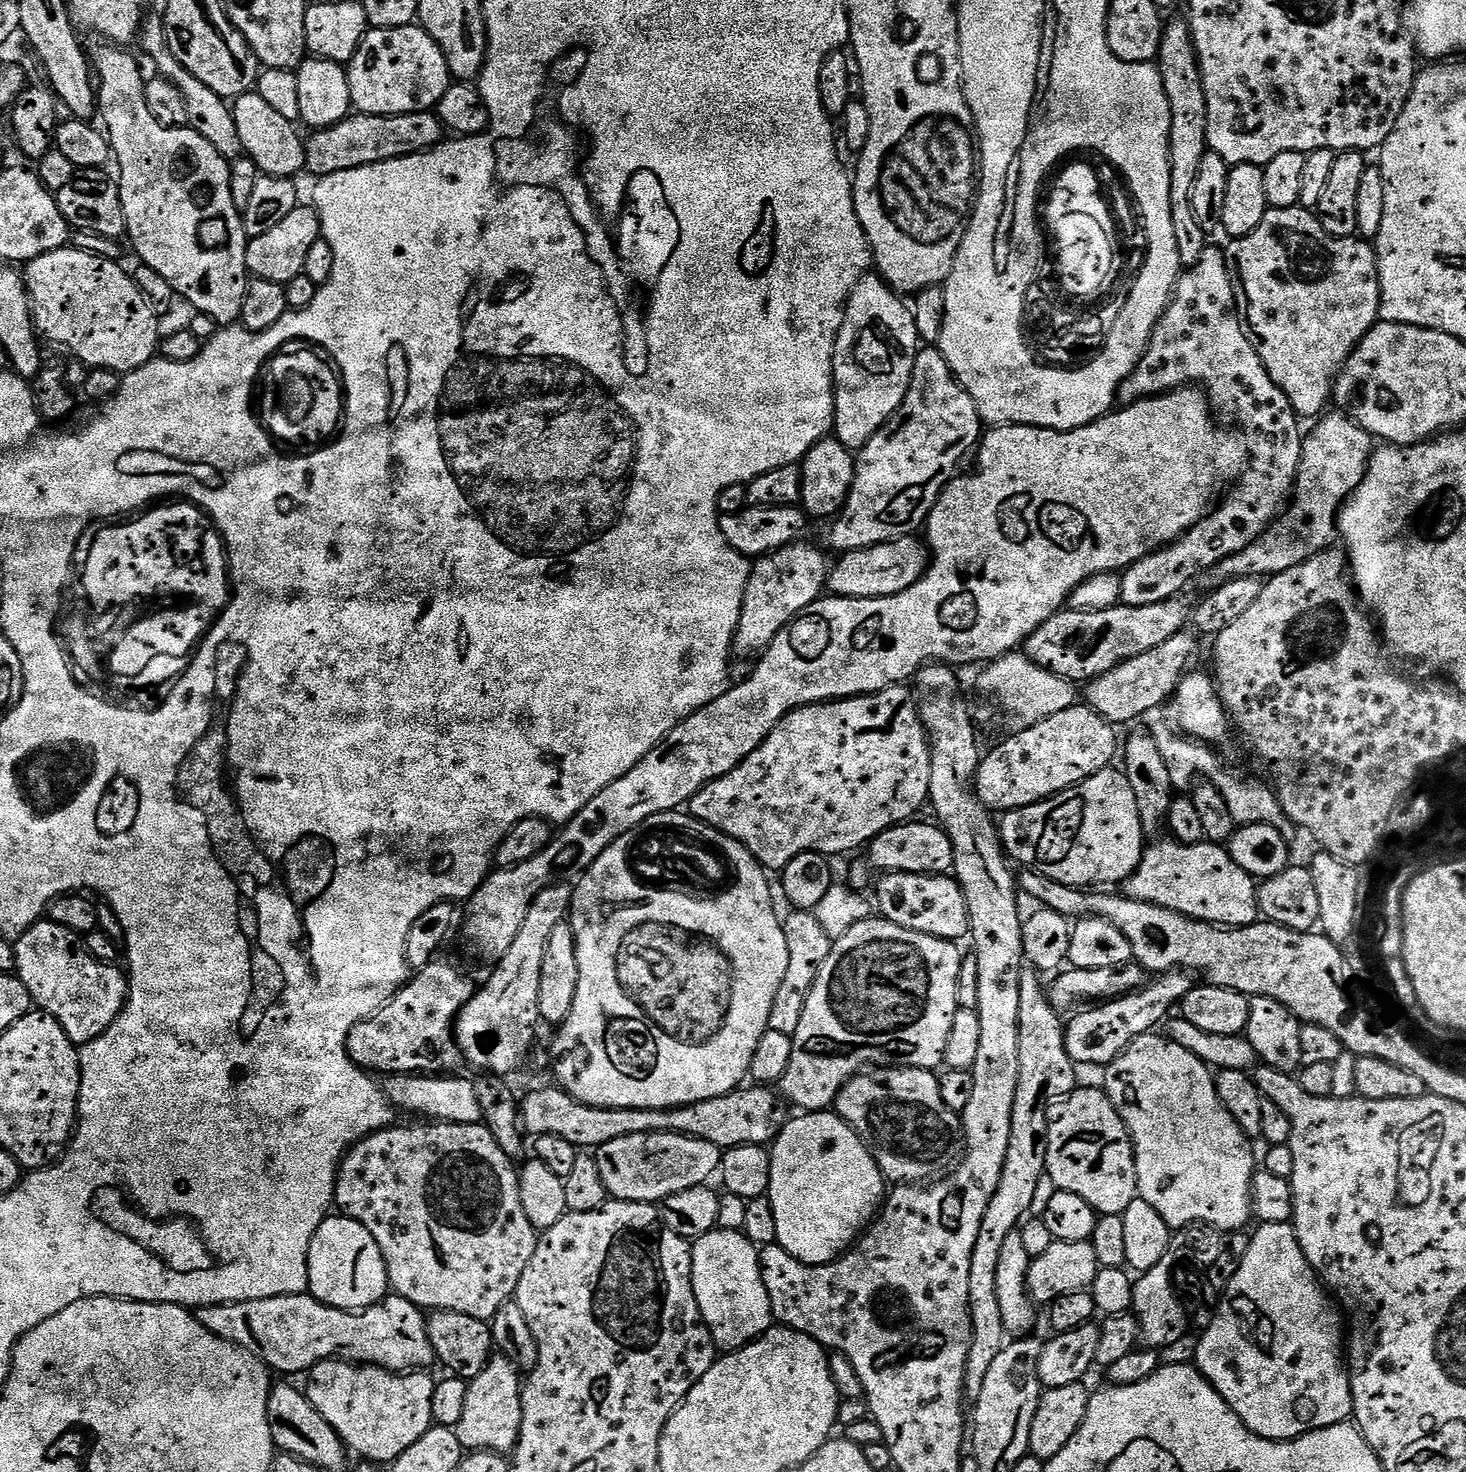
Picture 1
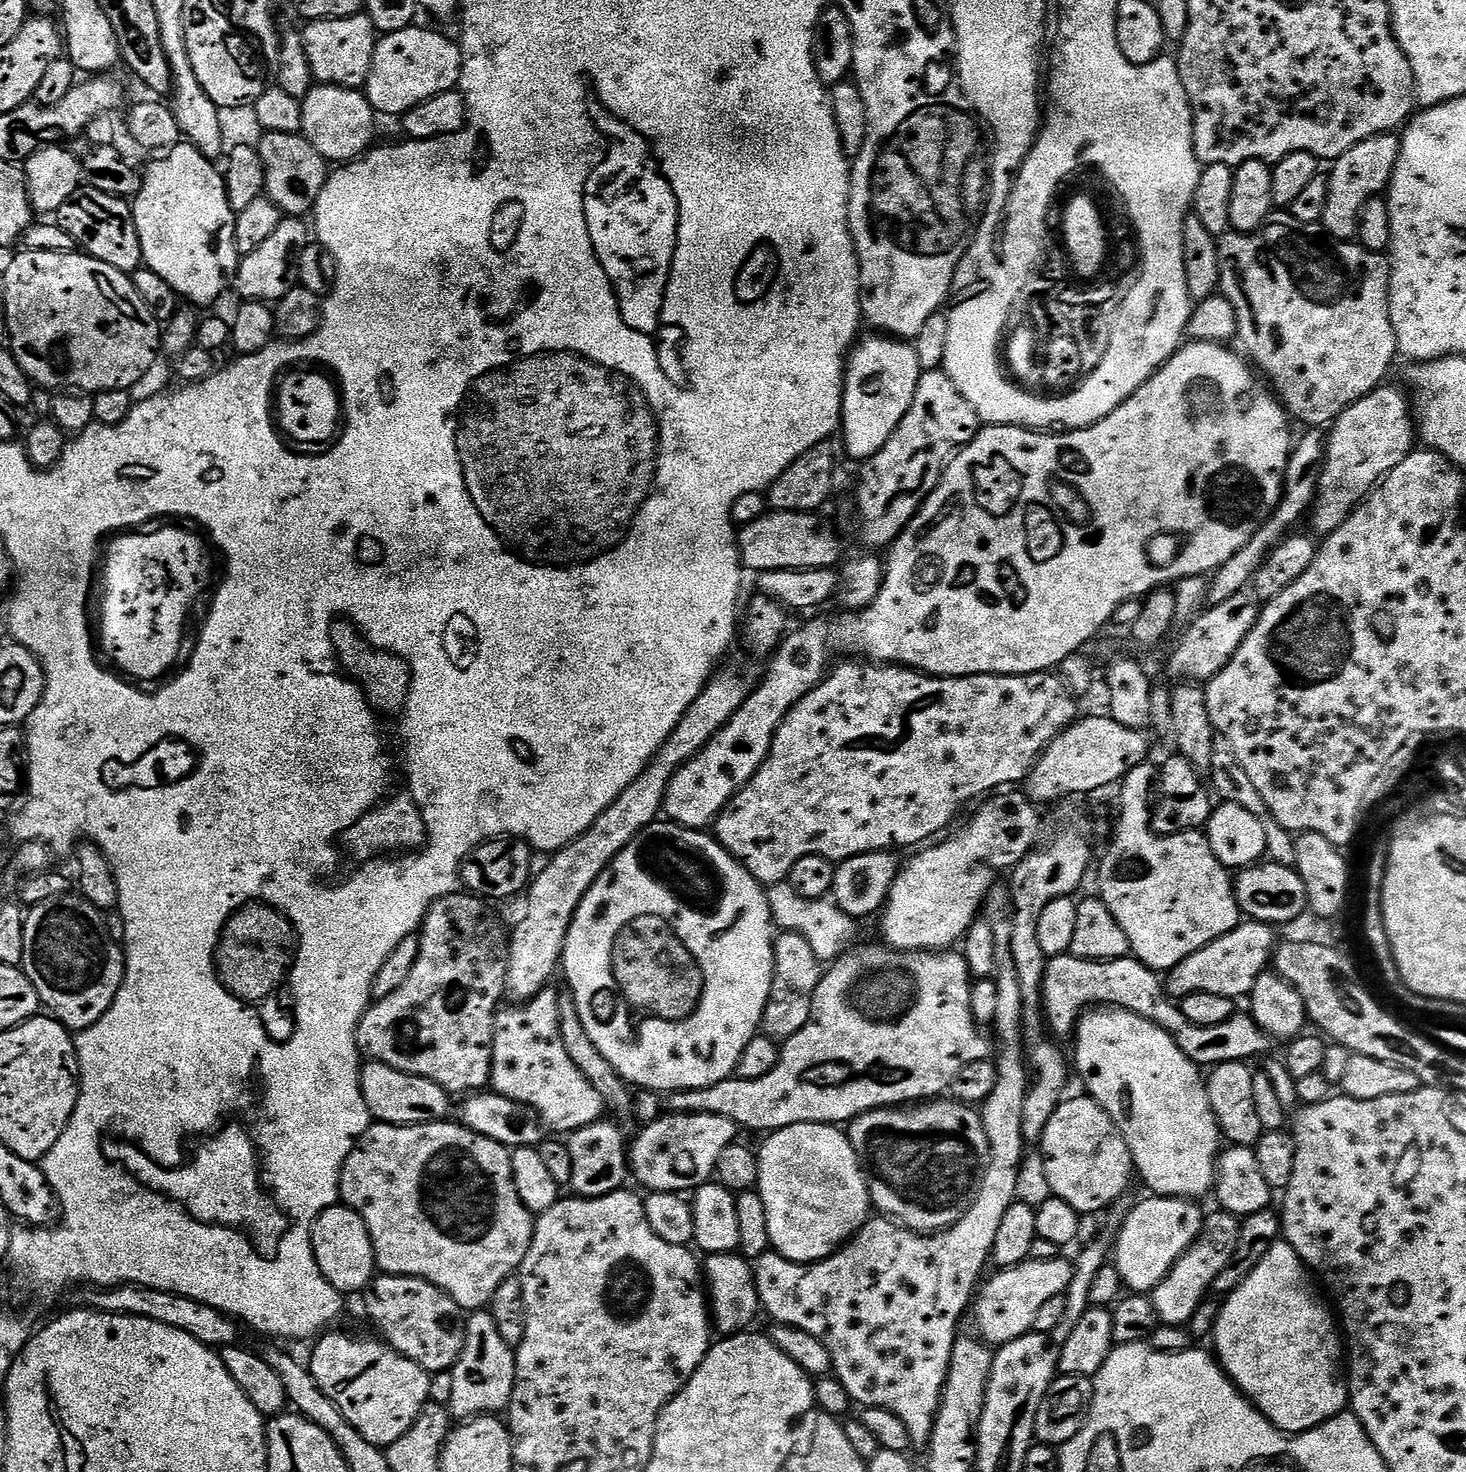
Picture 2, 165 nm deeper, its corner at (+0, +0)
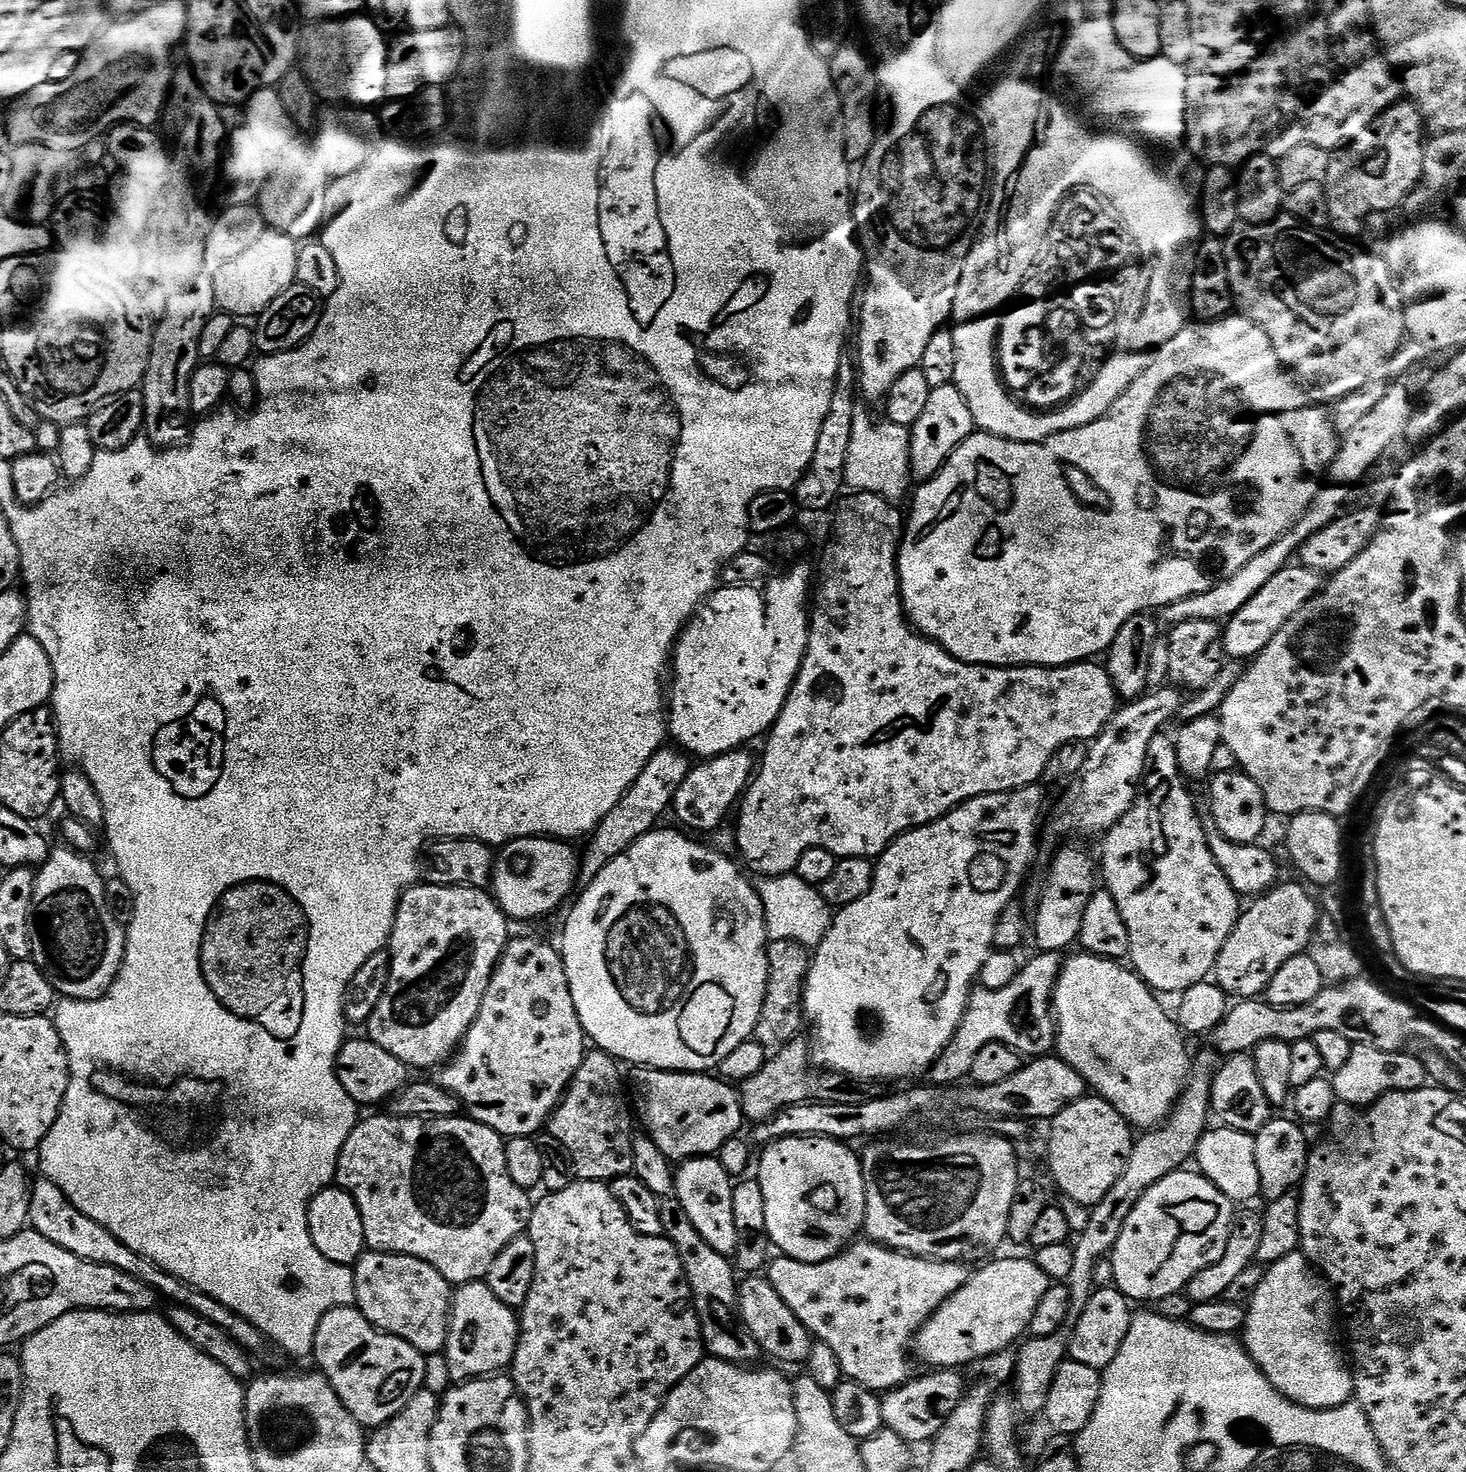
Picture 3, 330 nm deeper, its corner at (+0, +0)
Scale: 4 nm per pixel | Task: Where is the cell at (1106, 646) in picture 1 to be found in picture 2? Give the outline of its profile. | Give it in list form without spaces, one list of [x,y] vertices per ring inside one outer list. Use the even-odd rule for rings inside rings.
[[[1308,430],[1304,437],[1295,441],[1292,453],[1288,455],[1288,465],[1284,475],[1284,493],[1280,496],[1278,506],[1272,509],[1268,521],[1220,568],[1217,568],[1211,577],[1209,586],[1209,605],[1226,602],[1226,598],[1234,598],[1234,594],[1245,591],[1255,581],[1256,571],[1264,565],[1264,560],[1269,552],[1275,550],[1286,537],[1293,531],[1292,528],[1300,519],[1305,519],[1309,510],[1316,503],[1316,494],[1320,482],[1320,475],[1324,469],[1324,452],[1328,449],[1328,442],[1325,433],[1320,430]],[[1321,432],[1321,433],[1320,433]],[[1292,528],[1292,529],[1291,529]]]

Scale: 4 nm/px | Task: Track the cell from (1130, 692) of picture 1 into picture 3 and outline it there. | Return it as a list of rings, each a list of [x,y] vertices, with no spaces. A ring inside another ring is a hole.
[[[1289,566],[1274,574],[1274,578],[1270,578],[1270,582],[1266,582],[1266,586],[1262,586],[1262,590],[1258,590],[1258,594],[1254,594],[1254,598],[1250,598],[1250,602],[1246,602],[1246,606],[1223,625],[1225,657],[1232,662],[1251,661],[1268,645],[1270,638],[1274,638],[1274,634],[1278,634],[1278,630],[1282,630],[1282,626],[1286,626],[1286,622],[1321,591],[1321,573],[1309,568]]]

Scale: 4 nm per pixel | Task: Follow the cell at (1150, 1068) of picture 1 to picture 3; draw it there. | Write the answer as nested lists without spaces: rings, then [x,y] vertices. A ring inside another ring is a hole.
[[[1079,954],[1080,956],[1072,956],[1063,961],[1060,977],[1056,983],[1056,993],[1052,996],[1052,1006],[1054,1009],[1054,1019],[1056,1021],[1056,1047],[1060,1059],[1065,1060],[1070,1066],[1074,1066],[1074,1070],[1078,1070],[1078,1074],[1082,1074],[1082,1078],[1088,1084],[1089,1089],[1101,1100],[1110,1102],[1110,1106],[1114,1106],[1114,1110],[1118,1110],[1118,1114],[1122,1119],[1127,1120],[1129,1125],[1136,1130],[1151,1130],[1157,1124],[1164,1123],[1168,1113],[1176,1106],[1184,1085],[1188,1083],[1190,1075],[1190,1056],[1188,1060],[1188,1048],[1184,1045],[1186,1041],[1185,1033],[1181,1032],[1179,1024],[1175,1019],[1159,1004],[1157,993],[1153,992],[1147,984],[1144,983],[1142,977],[1137,976],[1131,967],[1125,966],[1119,960],[1107,960],[1101,956],[1090,956],[1087,954]]]

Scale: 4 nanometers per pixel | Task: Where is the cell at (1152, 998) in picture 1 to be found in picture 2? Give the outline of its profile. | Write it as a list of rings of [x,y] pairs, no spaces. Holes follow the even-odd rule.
[[[1241,922],[1230,934],[1202,946],[1202,950],[1194,950],[1194,954],[1190,954],[1190,958],[1182,958],[1182,962],[1178,962],[1178,966],[1174,966],[1171,972],[1167,973],[1166,987],[1169,997],[1183,998],[1190,994],[1202,994],[1203,992],[1219,994],[1221,998],[1230,998],[1233,1002],[1239,1001],[1239,996],[1251,997],[1254,982],[1258,982],[1258,978],[1269,967],[1278,947],[1276,934],[1278,938],[1277,929],[1271,924]]]

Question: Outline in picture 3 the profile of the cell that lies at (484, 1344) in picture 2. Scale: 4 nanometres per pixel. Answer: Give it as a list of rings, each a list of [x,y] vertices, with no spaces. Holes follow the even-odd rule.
[[[487,1282],[459,1285],[452,1298],[452,1321],[446,1349],[450,1378],[454,1382],[463,1382],[503,1373],[512,1363],[519,1337],[517,1313],[510,1306],[498,1302]]]

